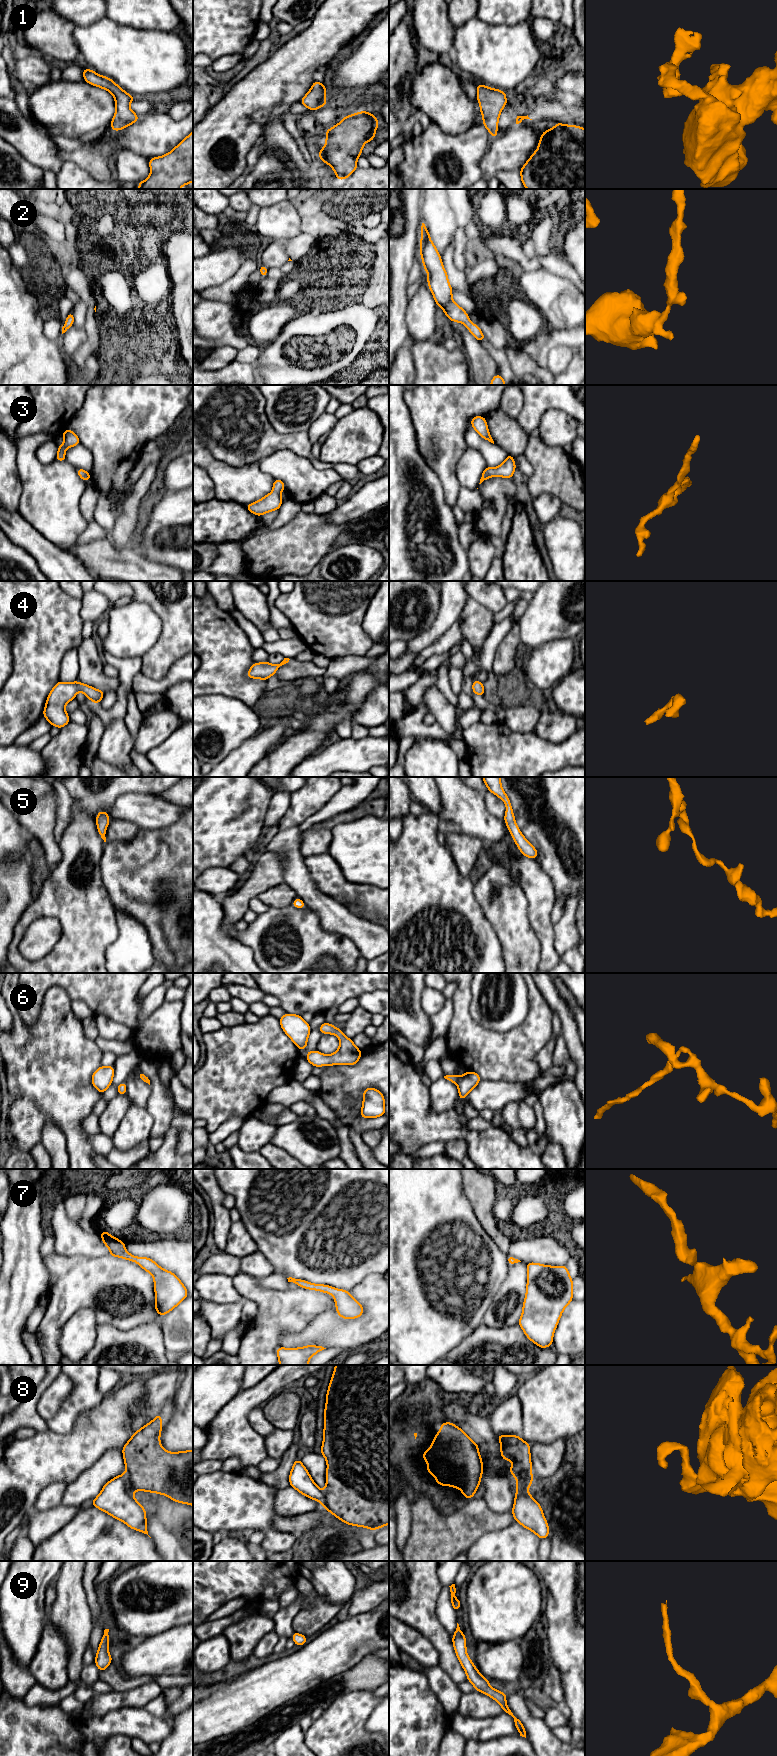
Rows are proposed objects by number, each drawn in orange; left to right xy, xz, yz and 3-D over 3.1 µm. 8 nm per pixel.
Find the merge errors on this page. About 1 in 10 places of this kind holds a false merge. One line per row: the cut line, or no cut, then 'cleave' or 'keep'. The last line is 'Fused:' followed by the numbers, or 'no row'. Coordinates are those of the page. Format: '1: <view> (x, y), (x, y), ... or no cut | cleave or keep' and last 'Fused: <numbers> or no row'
1: no cut | keep
2: no cut | keep
3: no cut | keep
4: no cut | keep
5: no cut | keep
6: no cut | keep
7: no cut | keep
8: xy (126, 1472), (128, 1487), (131, 1491) | cleave
9: no cut | keep
Fused: 8

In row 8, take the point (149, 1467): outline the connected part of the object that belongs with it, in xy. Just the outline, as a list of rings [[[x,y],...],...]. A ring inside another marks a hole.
[[[158,1413],[155,1419],[136,1431],[122,1448],[128,1486],[131,1491],[146,1491],[168,1496],[178,1503],[193,1506],[193,1450],[176,1453],[160,1445],[162,1419]]]

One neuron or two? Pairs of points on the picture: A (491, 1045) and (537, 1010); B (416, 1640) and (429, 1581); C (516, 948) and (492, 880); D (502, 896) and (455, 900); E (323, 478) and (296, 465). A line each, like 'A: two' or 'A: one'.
A: one
B: two
C: one
D: two
E: one

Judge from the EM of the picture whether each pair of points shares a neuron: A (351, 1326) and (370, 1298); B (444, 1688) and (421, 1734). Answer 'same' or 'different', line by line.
A: same
B: different

